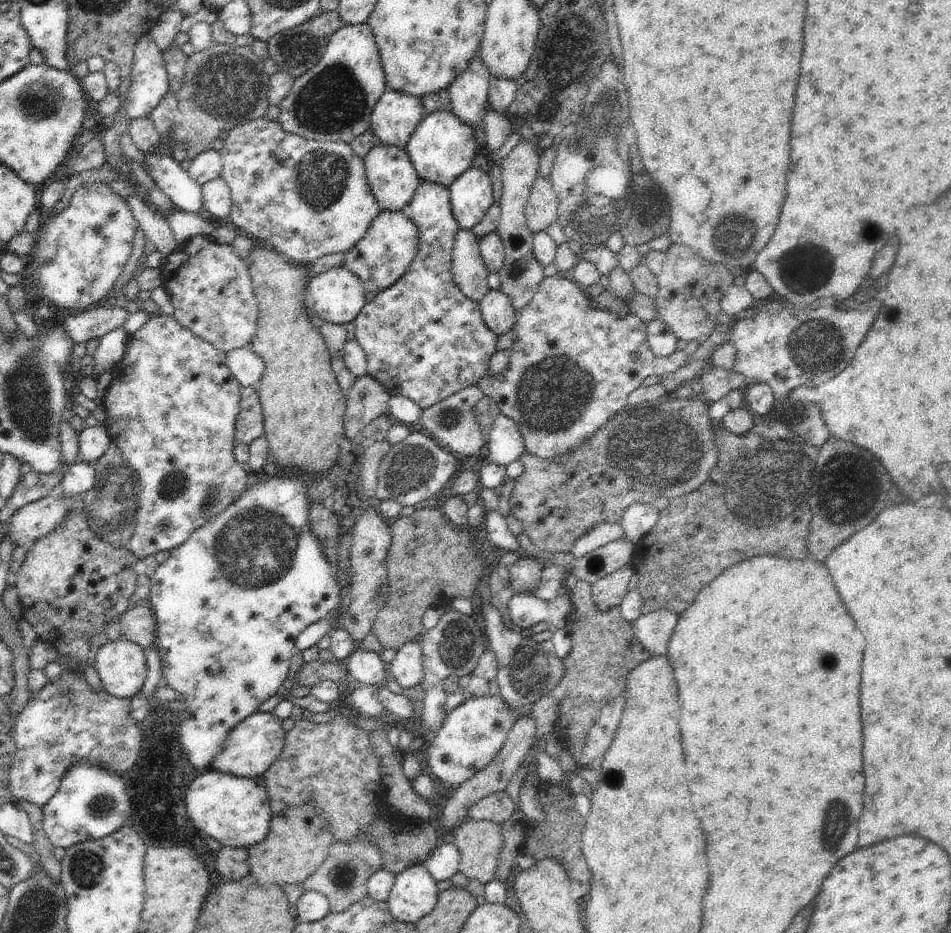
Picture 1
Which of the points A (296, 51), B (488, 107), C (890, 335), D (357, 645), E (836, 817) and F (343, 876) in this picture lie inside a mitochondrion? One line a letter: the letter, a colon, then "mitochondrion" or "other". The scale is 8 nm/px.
A: mitochondrion
B: other
C: other
D: other
E: mitochondrion
F: mitochondrion

